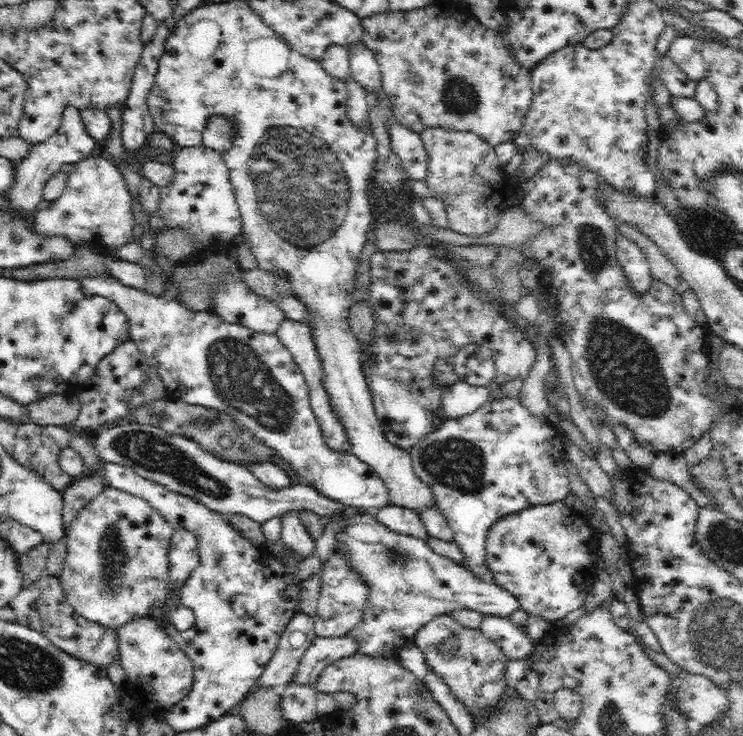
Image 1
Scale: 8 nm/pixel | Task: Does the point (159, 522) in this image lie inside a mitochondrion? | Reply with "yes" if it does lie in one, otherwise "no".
no

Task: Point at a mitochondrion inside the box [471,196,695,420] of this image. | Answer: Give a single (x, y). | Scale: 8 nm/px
(592, 249)

